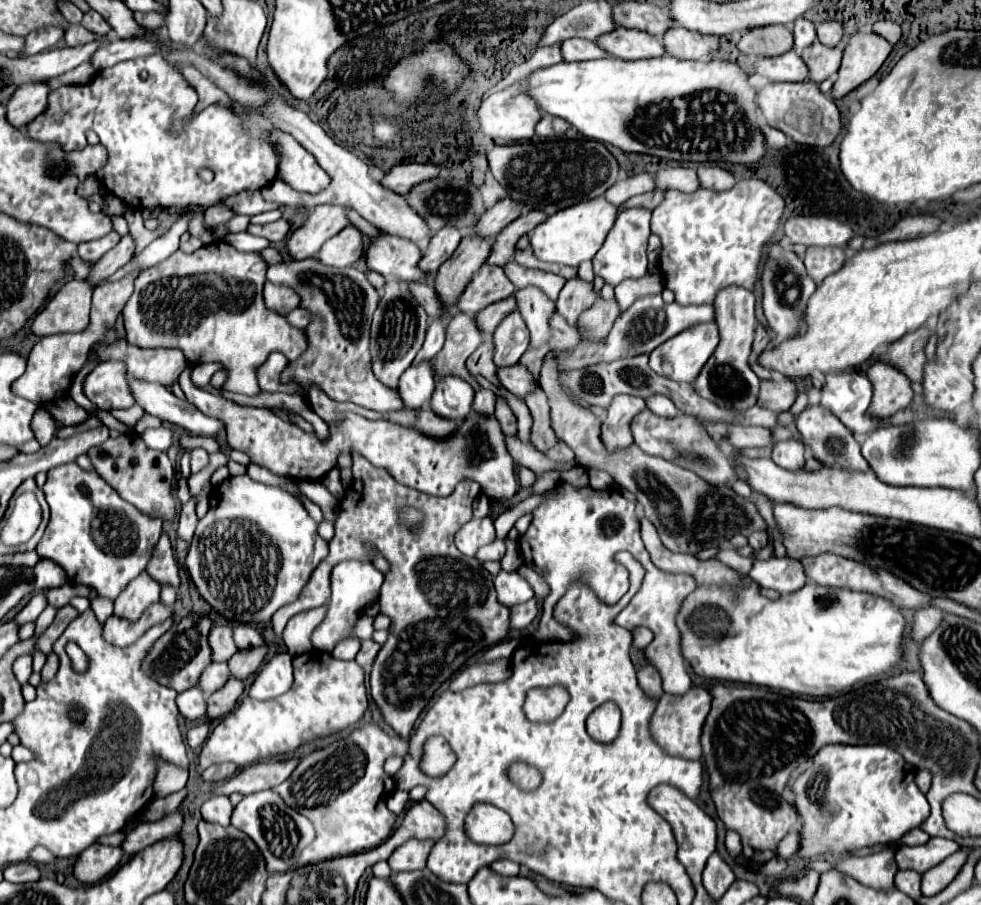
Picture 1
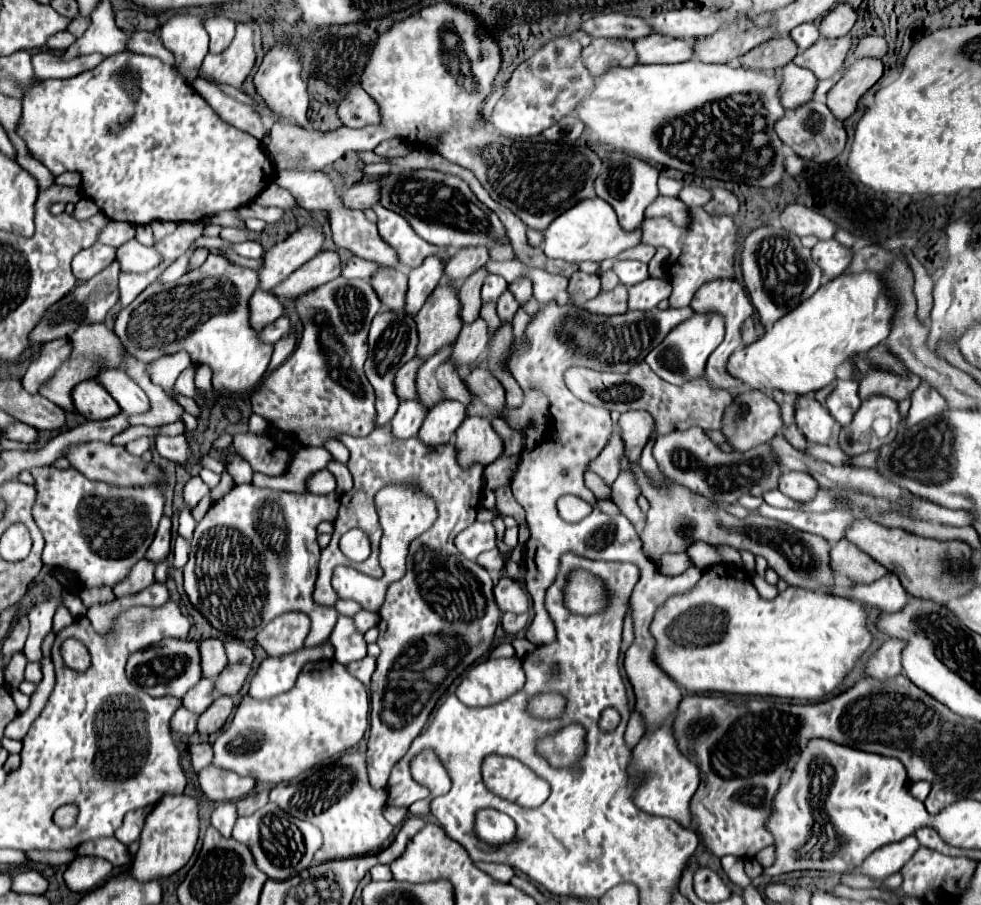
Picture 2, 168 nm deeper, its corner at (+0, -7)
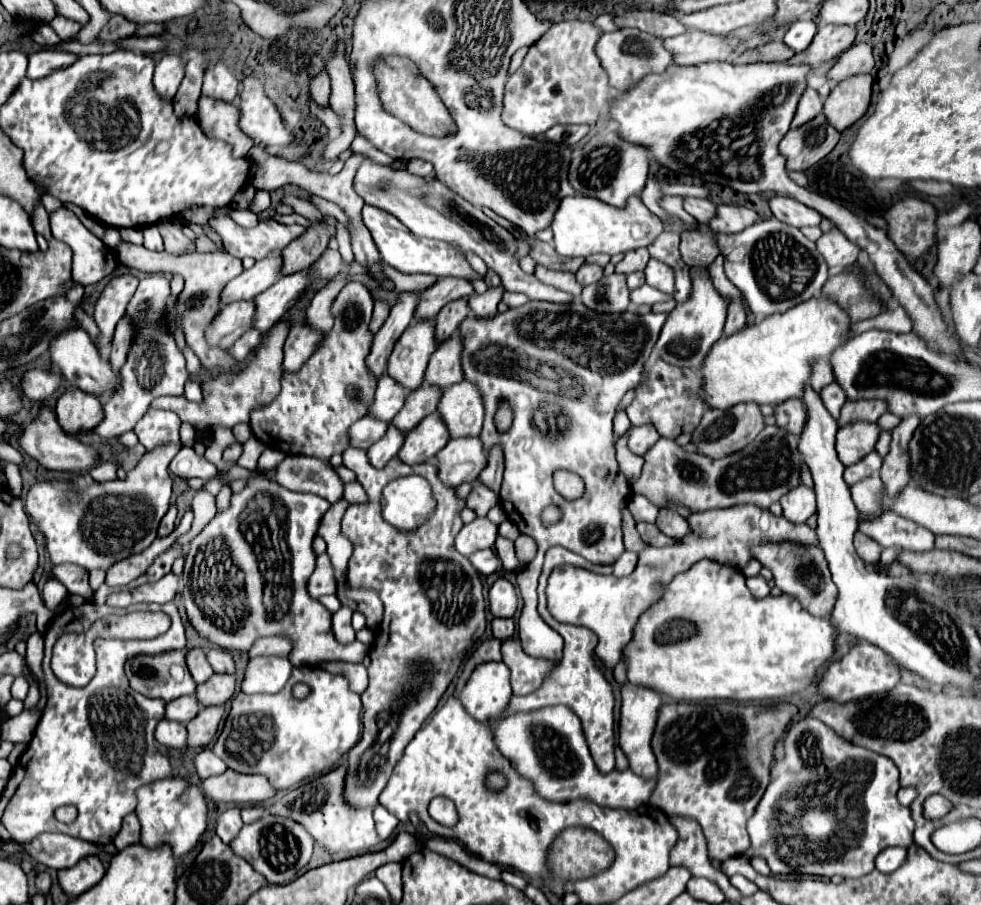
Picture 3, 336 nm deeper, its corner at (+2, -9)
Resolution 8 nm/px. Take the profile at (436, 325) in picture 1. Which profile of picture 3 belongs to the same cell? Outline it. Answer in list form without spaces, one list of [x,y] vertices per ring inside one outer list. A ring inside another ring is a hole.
[[[387,373],[379,379],[377,389],[375,389],[375,397],[373,403],[369,405],[367,415],[379,421],[391,421],[403,407],[405,397],[407,397],[407,389],[403,389],[399,383],[395,383]]]

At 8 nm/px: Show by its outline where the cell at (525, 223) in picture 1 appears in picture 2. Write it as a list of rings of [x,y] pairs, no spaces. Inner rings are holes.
[[[481,267],[473,275],[469,275],[465,279],[465,283],[459,287],[463,323],[473,323],[479,317],[479,309],[481,309],[481,297],[479,297],[479,293],[481,293],[481,287],[483,287],[483,281],[485,281],[487,273],[489,271],[485,267]]]

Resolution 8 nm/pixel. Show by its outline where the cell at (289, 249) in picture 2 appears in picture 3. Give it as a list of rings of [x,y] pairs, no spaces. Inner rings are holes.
[[[281,251],[269,253],[263,261],[257,261],[251,269],[237,275],[225,289],[221,291],[221,305],[233,303],[233,301],[249,301],[257,293],[265,291],[269,285],[273,285],[281,277]]]

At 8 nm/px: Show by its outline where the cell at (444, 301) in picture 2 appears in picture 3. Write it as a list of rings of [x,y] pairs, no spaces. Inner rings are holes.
[[[415,321],[399,337],[391,357],[387,373],[405,385],[405,389],[419,389],[429,363],[431,353],[437,349],[435,331],[431,321]]]

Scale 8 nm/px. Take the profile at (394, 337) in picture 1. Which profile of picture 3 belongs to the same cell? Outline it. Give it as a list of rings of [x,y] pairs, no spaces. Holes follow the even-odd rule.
[[[363,417],[357,423],[349,427],[349,445],[359,449],[369,449],[375,441],[379,441],[385,435],[385,429],[389,425],[385,421],[377,421],[373,417]]]

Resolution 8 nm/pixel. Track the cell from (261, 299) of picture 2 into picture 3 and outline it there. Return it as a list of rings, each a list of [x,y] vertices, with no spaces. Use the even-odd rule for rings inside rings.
[[[237,301],[221,307],[221,313],[213,317],[209,329],[205,331],[207,345],[221,349],[231,347],[233,341],[251,327],[253,315],[255,315],[253,301]]]

